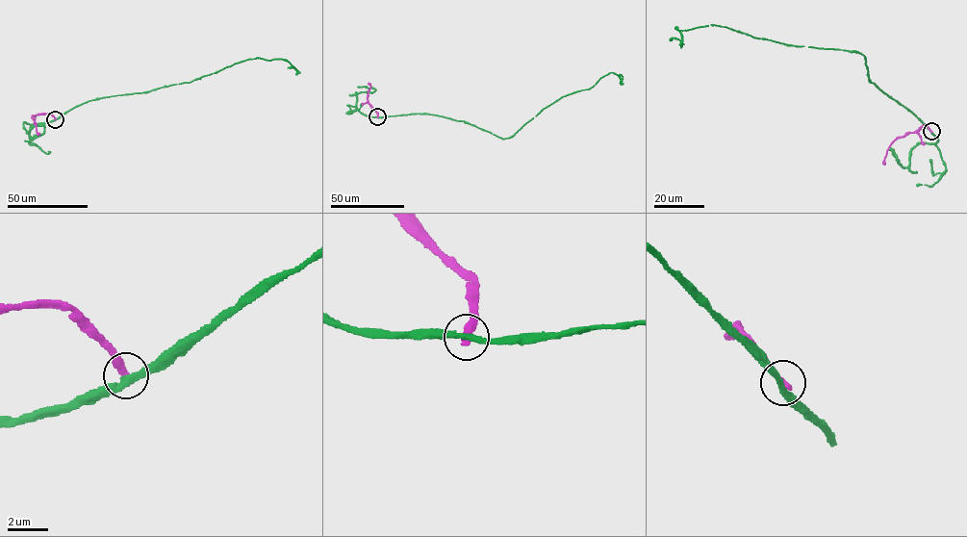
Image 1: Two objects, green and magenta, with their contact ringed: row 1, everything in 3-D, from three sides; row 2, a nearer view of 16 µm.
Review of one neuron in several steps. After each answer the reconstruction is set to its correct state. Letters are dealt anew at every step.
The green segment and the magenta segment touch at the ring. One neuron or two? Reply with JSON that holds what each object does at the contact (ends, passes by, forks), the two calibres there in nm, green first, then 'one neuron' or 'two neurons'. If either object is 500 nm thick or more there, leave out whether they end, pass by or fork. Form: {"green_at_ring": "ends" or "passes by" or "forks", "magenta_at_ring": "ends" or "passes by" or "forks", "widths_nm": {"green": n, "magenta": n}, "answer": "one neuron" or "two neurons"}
{"green_at_ring": "passes by", "magenta_at_ring": "ends", "widths_nm": {"green": 300, "magenta": 340}, "answer": "two neurons"}

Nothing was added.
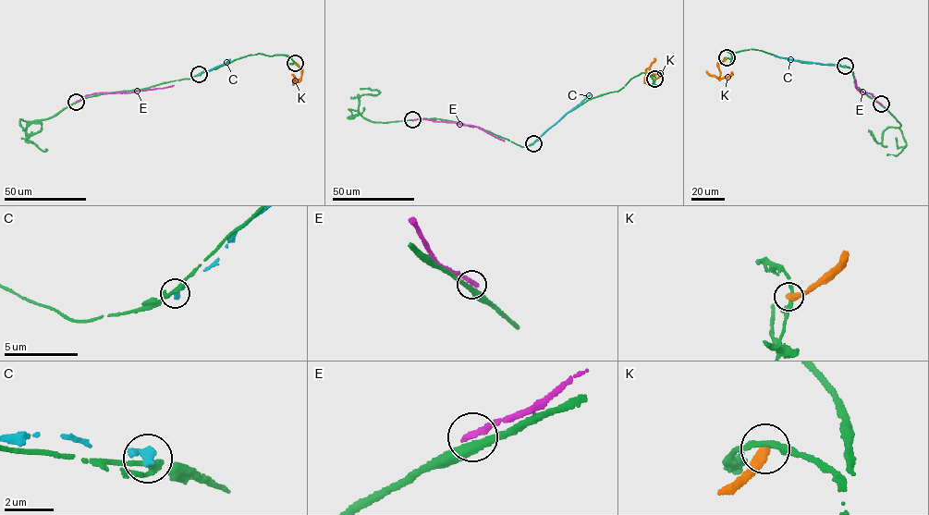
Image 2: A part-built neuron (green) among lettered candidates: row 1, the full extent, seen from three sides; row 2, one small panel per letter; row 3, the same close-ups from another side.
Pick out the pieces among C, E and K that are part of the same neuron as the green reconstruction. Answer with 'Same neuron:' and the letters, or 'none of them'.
Same neuron: none of them

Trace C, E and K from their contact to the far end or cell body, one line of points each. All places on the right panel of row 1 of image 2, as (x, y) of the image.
C: (845, 66), (774, 55)
E: (881, 104), (871, 93), (856, 89), (855, 79)
K: (727, 58), (717, 63), (720, 75), (717, 78), (728, 77), (732, 71)

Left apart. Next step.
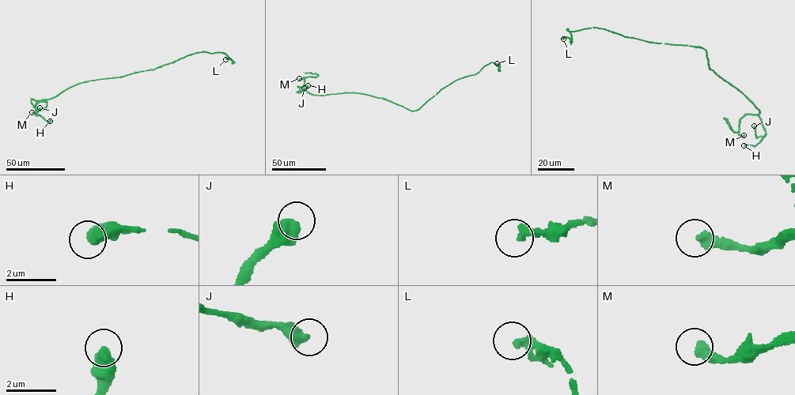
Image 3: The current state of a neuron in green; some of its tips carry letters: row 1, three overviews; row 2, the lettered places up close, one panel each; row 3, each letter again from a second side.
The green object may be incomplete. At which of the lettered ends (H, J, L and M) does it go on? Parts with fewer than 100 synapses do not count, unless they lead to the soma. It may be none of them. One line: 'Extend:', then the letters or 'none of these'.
Extend: none of these

